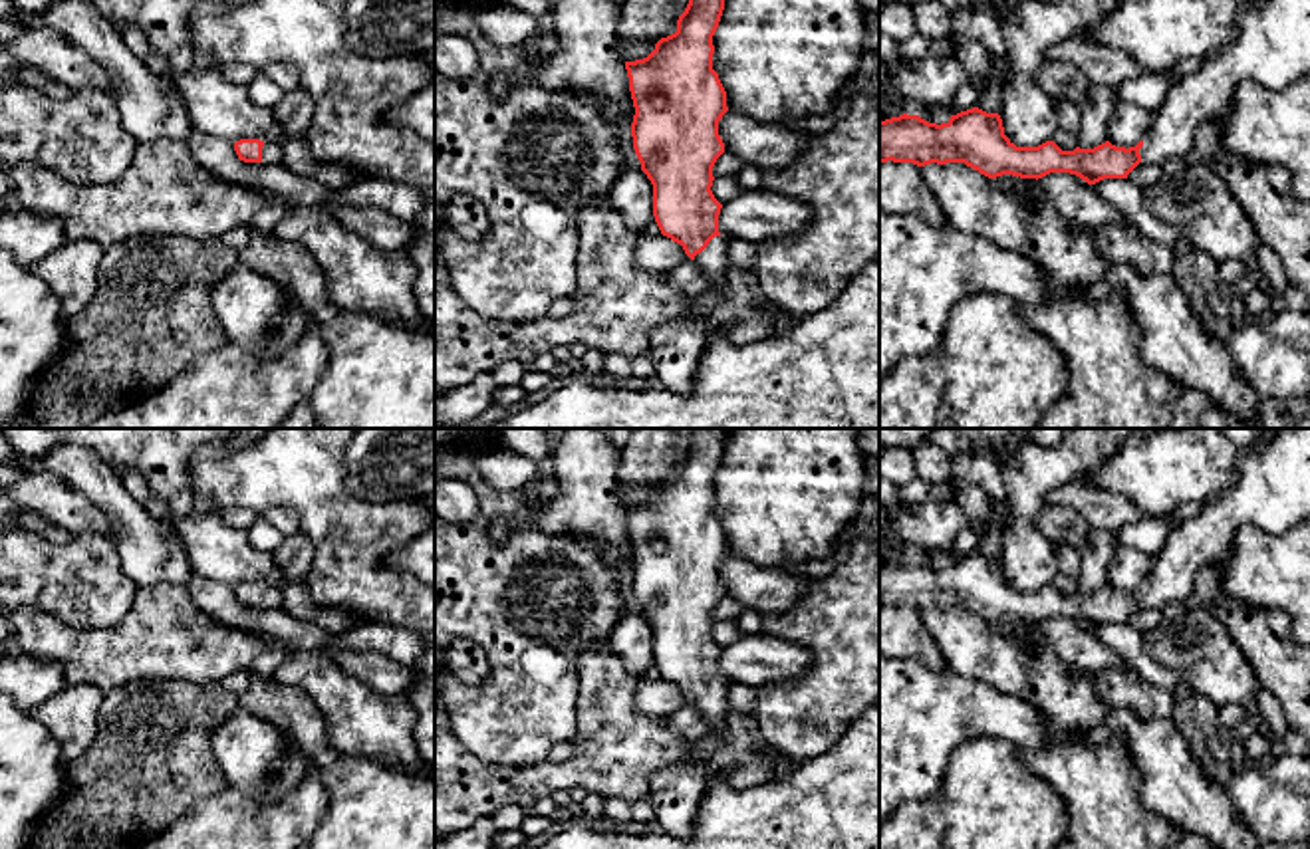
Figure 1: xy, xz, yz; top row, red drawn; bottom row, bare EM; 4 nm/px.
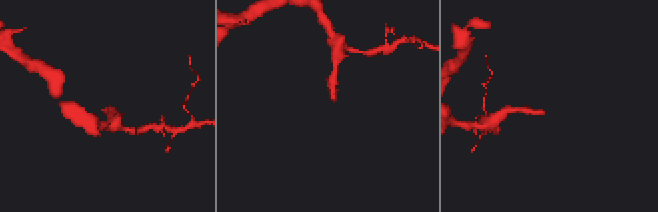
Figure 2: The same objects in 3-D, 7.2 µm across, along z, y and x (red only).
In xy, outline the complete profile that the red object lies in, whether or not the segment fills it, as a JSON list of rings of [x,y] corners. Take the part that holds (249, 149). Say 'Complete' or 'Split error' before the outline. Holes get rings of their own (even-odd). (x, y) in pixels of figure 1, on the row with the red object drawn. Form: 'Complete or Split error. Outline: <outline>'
Split error. Outline: [[[240,139],[234,143],[234,151],[244,163],[280,165],[284,149],[276,141]]]

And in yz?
Split error. Outline: [[[1260,0],[1239,16],[1237,38],[1229,48],[1171,83],[1155,107],[1147,137],[1135,147],[1110,141],[1074,151],[1062,151],[1054,141],[1016,147],[1004,135],[998,113],[973,107],[941,125],[907,113],[879,121],[879,165],[965,163],[988,179],[1012,175],[1038,181],[1050,173],[1070,173],[1088,184],[1127,179],[1139,163],[1161,165],[1169,157],[1187,157],[1199,127],[1225,115],[1239,83],[1254,81],[1280,91],[1308,73],[1310,0]]]

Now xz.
Split error. Outline: [[[689,0],[677,20],[677,32],[661,38],[655,50],[635,61],[625,61],[635,107],[631,137],[641,171],[653,184],[653,216],[663,236],[681,244],[685,254],[707,278],[707,292],[720,294],[726,274],[728,240],[719,232],[722,204],[715,198],[713,167],[724,153],[719,121],[728,111],[726,91],[713,69],[713,36],[719,28],[724,0]]]

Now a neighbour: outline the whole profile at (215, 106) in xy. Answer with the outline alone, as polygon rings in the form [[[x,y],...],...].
[[[210,67],[200,73],[167,79],[167,87],[181,99],[195,129],[236,143],[240,139],[290,141],[272,113],[260,107],[248,87],[228,81]]]

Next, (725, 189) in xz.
[[[734,177],[715,179],[711,190],[720,204],[724,204],[724,202],[732,200],[734,196],[738,196],[740,192],[744,192],[744,188],[736,182]]]

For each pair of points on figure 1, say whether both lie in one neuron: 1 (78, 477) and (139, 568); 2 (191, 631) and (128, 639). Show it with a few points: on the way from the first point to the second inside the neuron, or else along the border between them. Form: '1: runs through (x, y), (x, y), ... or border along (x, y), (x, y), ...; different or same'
1: runs through (104, 492), (128, 516), (139, 542); same
2: runs through (175, 637), (143, 639); same

